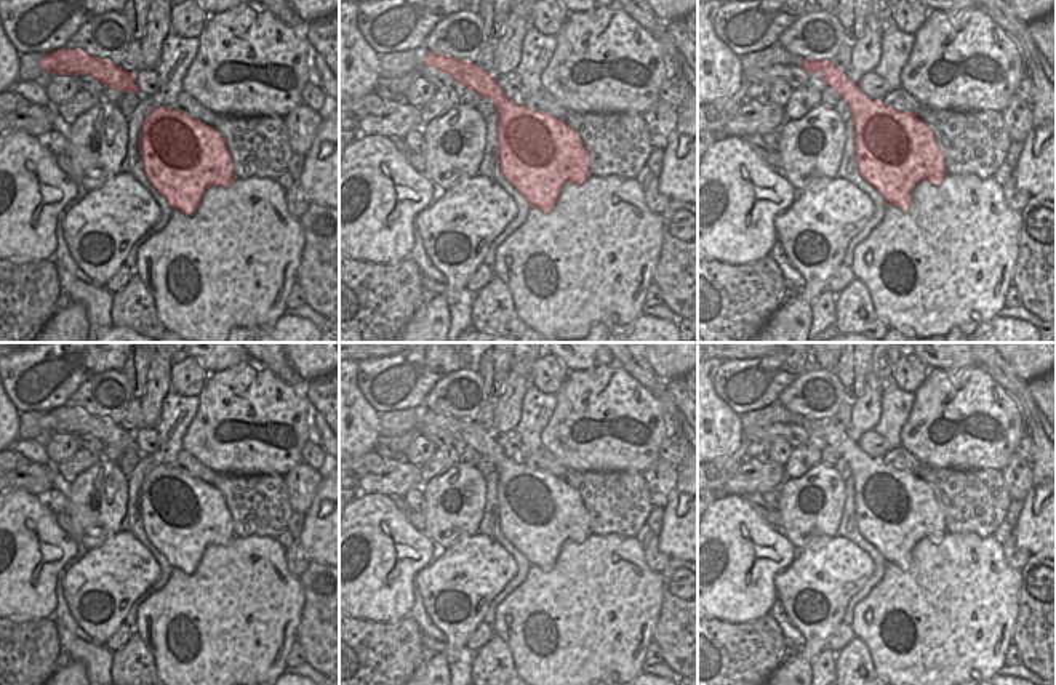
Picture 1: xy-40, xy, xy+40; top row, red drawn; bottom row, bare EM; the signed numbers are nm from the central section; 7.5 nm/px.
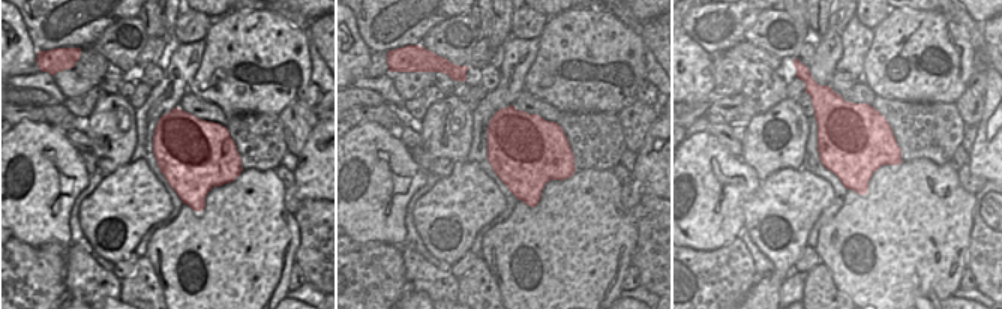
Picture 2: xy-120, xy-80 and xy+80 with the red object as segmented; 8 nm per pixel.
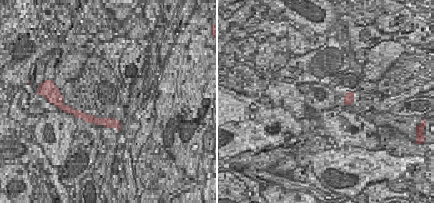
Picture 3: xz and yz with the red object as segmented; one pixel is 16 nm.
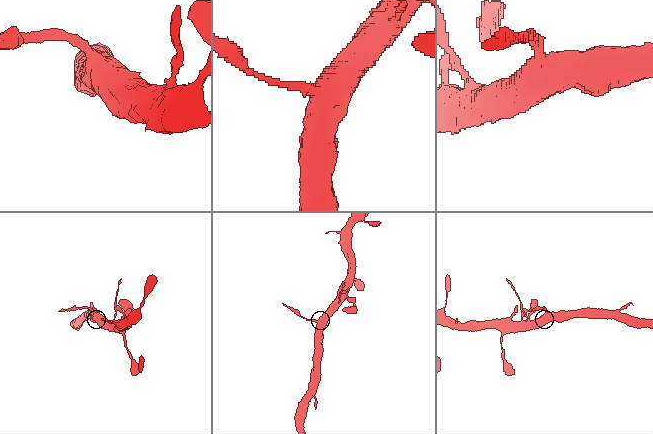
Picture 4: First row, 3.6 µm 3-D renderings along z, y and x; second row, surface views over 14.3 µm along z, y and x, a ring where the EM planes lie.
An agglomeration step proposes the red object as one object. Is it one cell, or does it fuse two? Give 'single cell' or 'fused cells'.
fused cells

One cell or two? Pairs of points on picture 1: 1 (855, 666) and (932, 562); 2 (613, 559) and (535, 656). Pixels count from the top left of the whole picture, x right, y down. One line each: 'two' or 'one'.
1: two
2: one

